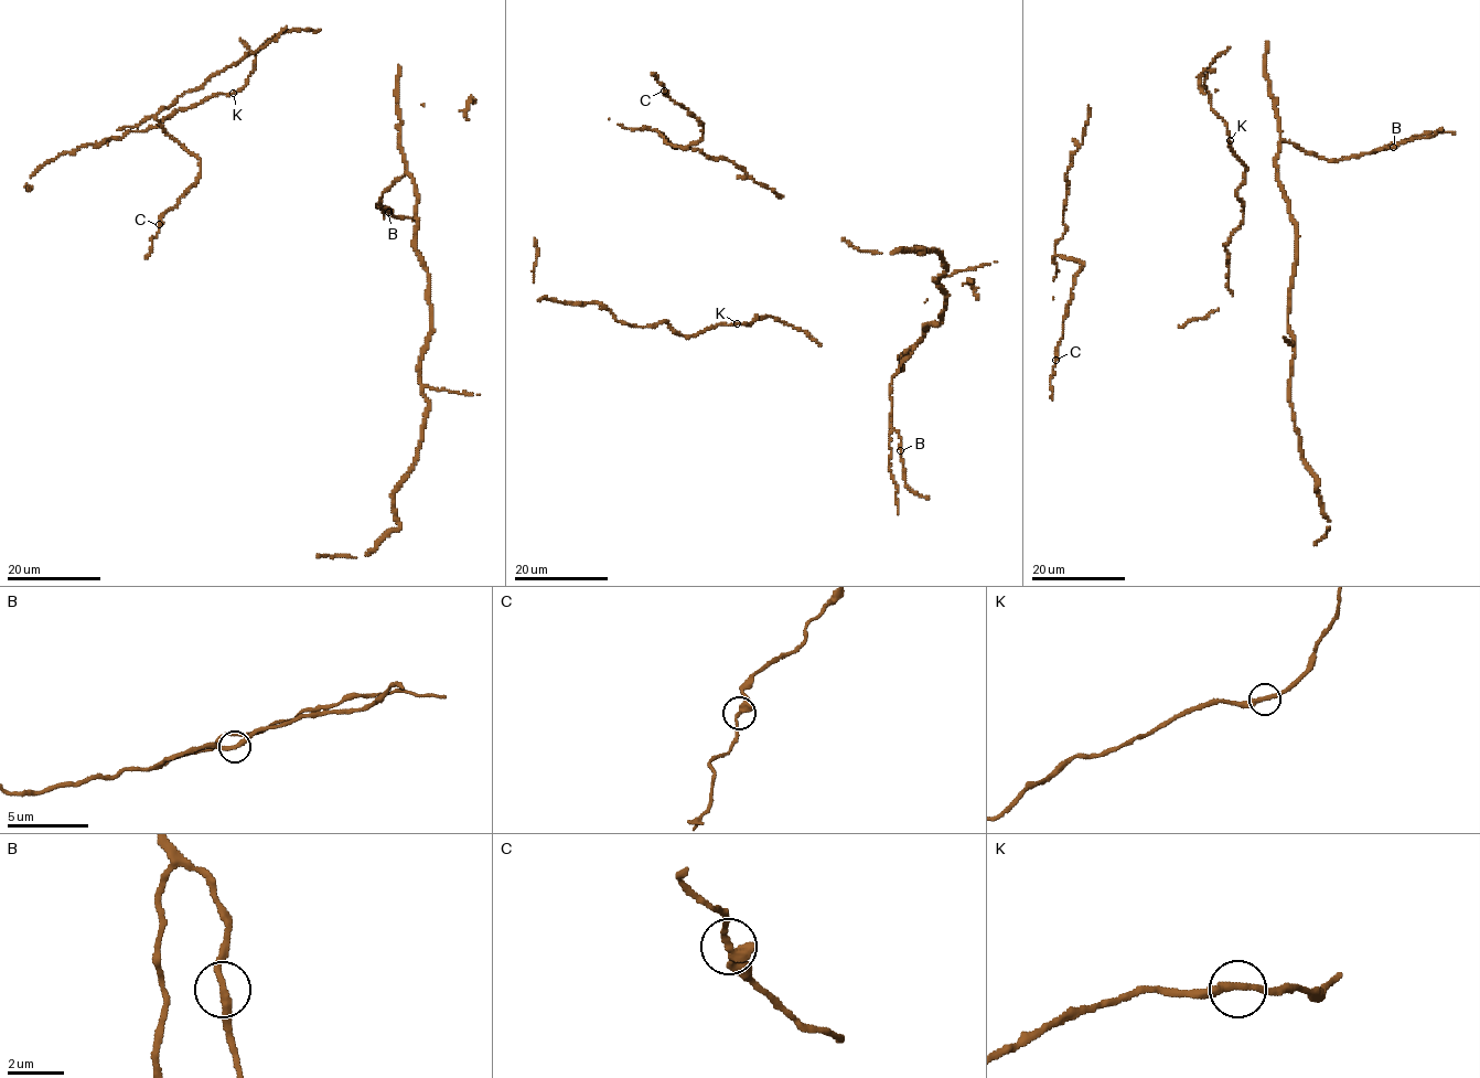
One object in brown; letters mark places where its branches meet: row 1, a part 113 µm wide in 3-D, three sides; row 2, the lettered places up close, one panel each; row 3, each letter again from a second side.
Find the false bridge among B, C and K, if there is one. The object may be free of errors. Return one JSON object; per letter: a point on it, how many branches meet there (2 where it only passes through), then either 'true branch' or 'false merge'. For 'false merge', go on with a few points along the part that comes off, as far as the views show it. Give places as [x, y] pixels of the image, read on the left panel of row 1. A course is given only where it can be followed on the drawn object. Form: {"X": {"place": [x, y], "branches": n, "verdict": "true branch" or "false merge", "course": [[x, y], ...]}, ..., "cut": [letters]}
{"B": {"place": [388, 212], "branches": 2, "verdict": "true branch"}, "C": {"place": [159, 224], "branches": 2, "verdict": "false merge", "course": [[159, 224], [146, 258]]}, "K": {"place": [233, 93], "branches": 2, "verdict": "true branch"}, "cut": ["C"]}

